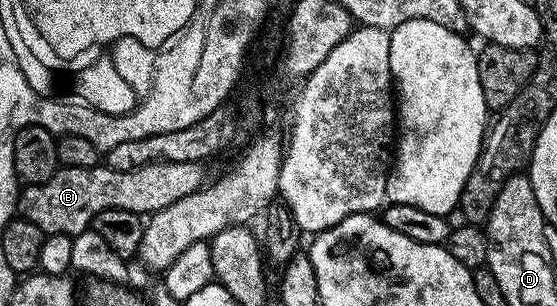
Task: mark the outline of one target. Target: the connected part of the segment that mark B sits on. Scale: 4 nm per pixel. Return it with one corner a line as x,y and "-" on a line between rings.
157,162
141,166
135,172
98,168
65,168
44,184
28,184
17,197
17,208
22,219
33,222
48,236
61,234
74,237
88,231
94,225
95,216
101,210
129,210
140,214
152,214
164,210
179,198
193,194
205,184
202,163

